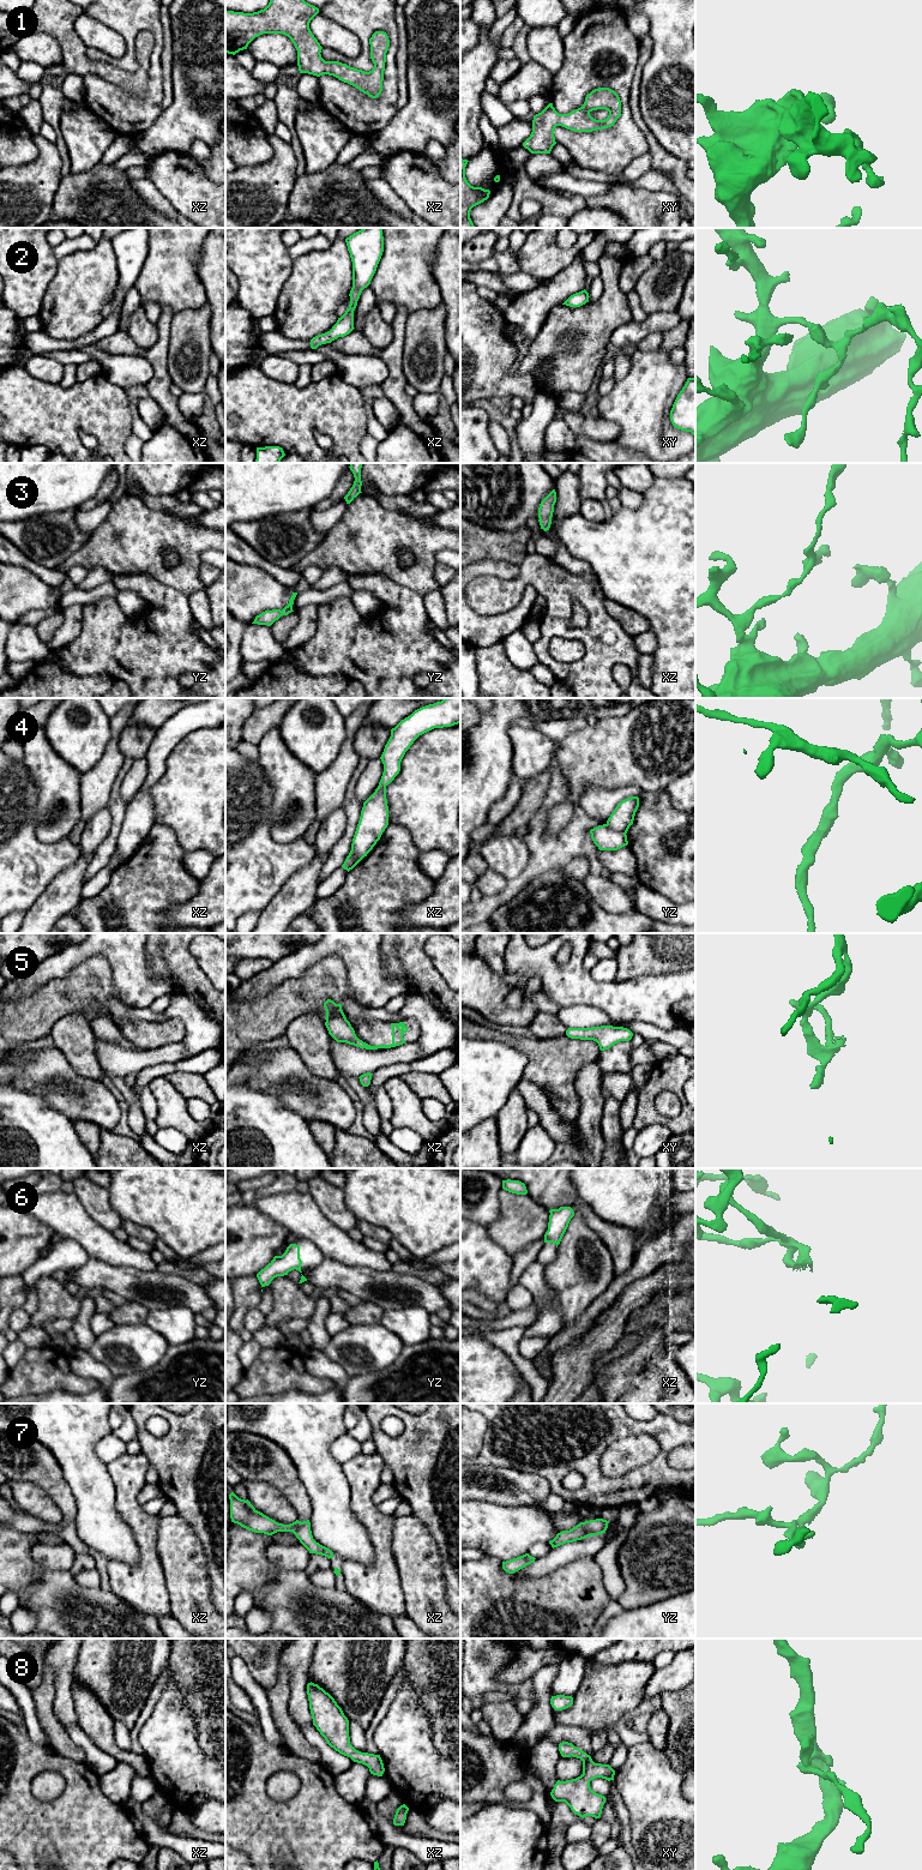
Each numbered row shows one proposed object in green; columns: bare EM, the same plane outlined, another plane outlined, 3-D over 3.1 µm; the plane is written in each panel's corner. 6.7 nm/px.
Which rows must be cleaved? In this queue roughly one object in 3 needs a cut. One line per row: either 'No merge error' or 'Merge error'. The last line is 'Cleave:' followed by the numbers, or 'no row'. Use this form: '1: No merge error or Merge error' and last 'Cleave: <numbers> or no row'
1: No merge error
2: No merge error
3: No merge error
4: Merge error
5: Merge error
6: No merge error
7: No merge error
8: No merge error
Cleave: 4, 5

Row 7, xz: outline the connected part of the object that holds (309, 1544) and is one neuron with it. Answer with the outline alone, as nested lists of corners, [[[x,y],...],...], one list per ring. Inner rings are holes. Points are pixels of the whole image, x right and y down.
[[[234,1492],[229,1495],[229,1499],[231,1522],[248,1531],[267,1535],[272,1535],[277,1532],[293,1532],[309,1553],[321,1555],[329,1559],[335,1557],[330,1549],[320,1545],[313,1539],[309,1520],[303,1522],[296,1520],[290,1525],[278,1523],[258,1511],[248,1499],[241,1499]]]

